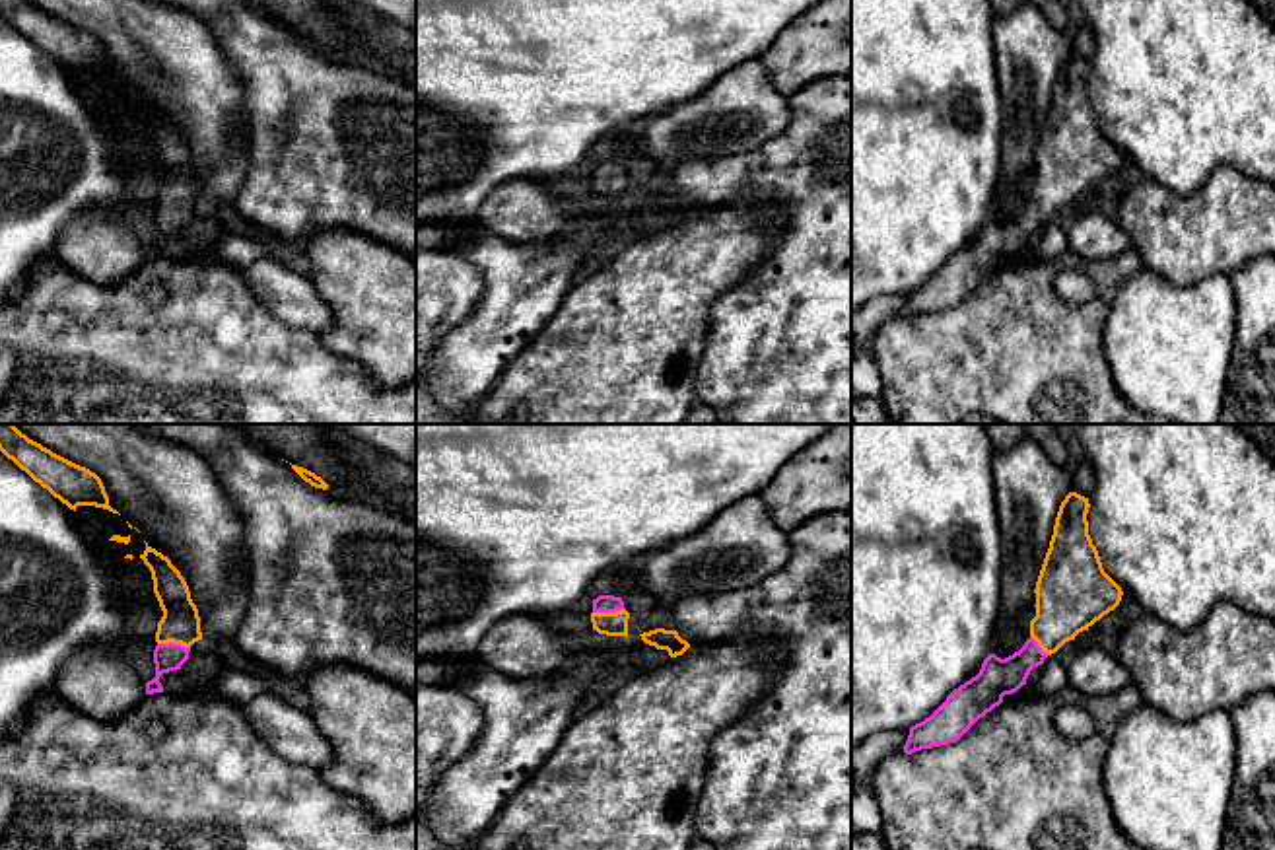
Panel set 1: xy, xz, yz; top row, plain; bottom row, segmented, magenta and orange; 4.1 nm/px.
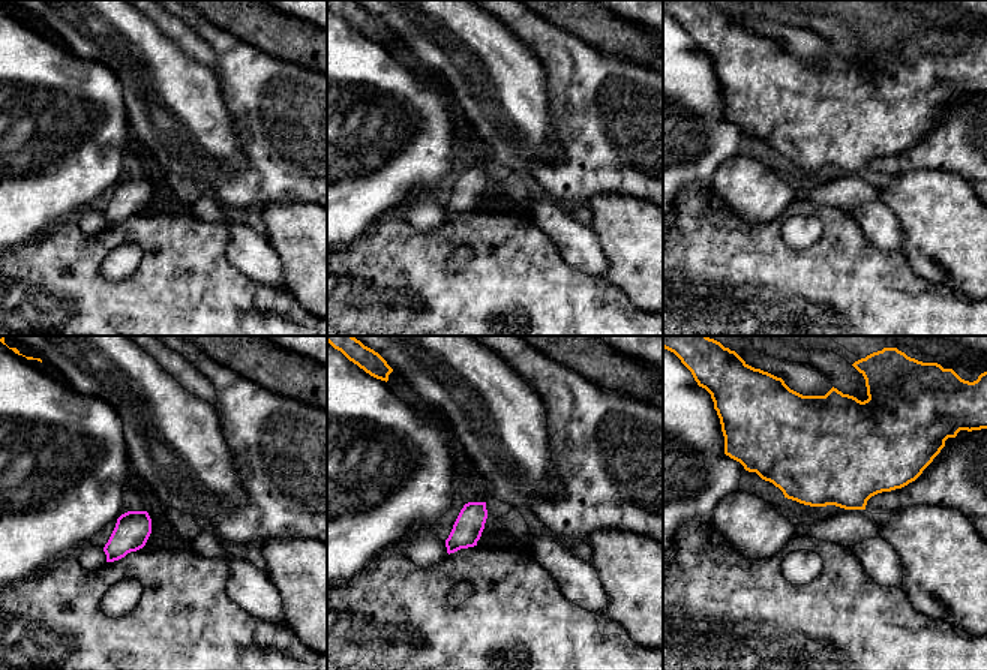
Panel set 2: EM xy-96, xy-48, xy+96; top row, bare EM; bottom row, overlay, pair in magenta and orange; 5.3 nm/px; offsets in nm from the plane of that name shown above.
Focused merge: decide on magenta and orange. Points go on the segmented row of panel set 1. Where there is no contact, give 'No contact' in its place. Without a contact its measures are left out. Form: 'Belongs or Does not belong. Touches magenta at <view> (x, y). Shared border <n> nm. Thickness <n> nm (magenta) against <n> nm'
Belongs. Touches magenta at xy (172, 642). Shared border 140 nm. Thickness 110 nm (magenta) against 160 nm

